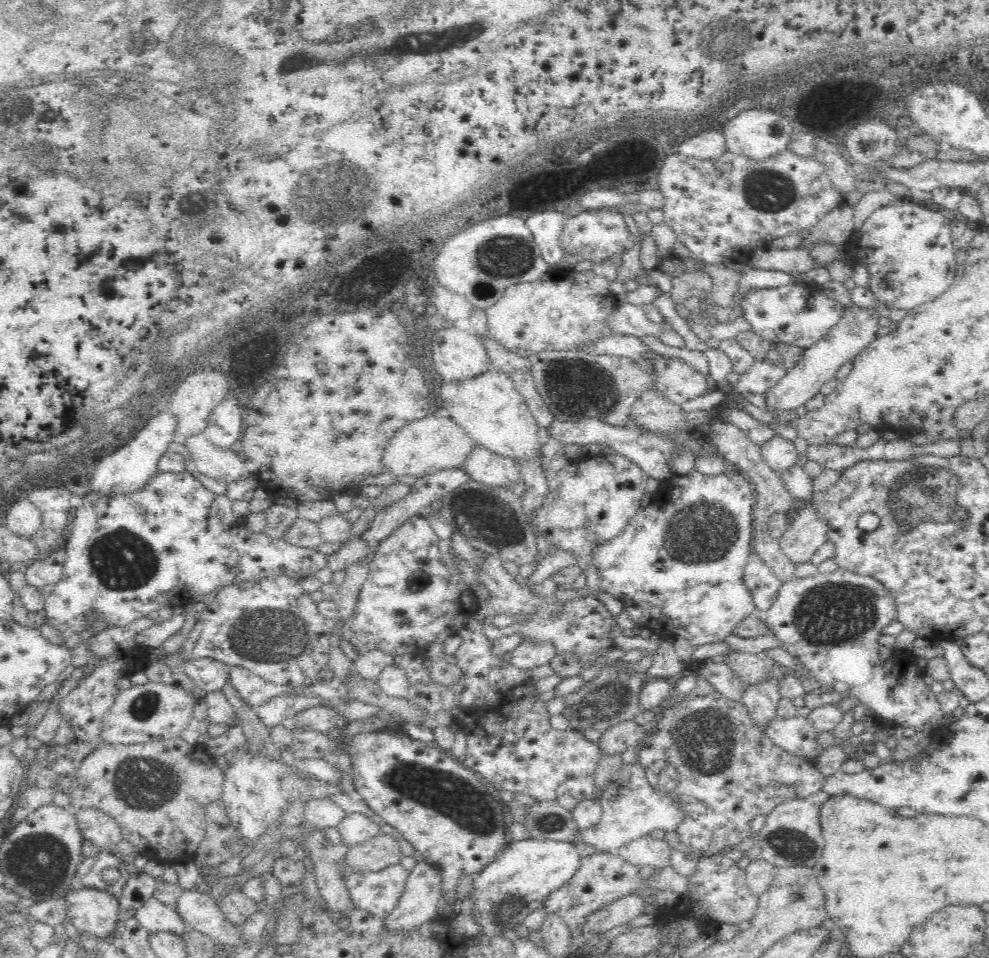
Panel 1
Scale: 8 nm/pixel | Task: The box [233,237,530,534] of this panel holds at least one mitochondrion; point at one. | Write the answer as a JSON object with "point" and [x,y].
{"point":[274,324]}

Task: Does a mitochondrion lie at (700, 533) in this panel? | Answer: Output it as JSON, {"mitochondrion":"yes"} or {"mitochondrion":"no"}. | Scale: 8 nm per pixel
{"mitochondrion":"yes"}

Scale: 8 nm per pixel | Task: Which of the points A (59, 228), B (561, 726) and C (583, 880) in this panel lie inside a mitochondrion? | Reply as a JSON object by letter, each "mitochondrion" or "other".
{"A":"other","B":"mitochondrion","C":"other"}

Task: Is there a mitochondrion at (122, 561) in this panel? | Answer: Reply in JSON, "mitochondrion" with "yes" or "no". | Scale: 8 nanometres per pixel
{"mitochondrion":"yes"}

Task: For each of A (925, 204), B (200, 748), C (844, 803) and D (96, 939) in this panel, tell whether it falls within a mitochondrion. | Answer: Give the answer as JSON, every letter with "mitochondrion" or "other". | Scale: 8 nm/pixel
{"A":"other","B":"other","C":"other","D":"other"}

